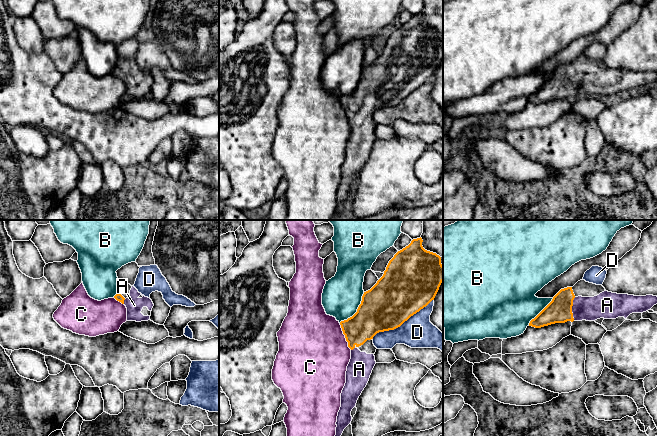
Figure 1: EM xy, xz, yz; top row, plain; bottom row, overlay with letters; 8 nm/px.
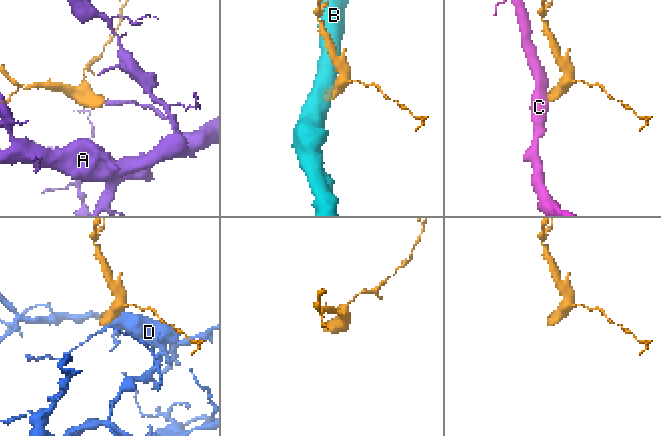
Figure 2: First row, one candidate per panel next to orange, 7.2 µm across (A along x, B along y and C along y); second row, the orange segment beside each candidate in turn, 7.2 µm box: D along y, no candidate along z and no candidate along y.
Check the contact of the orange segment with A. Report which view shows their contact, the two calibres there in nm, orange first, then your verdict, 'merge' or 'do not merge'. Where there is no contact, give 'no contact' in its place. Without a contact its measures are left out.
meets orange in yz; 200 nm thick on the orange side, 190 nm on the other; merge

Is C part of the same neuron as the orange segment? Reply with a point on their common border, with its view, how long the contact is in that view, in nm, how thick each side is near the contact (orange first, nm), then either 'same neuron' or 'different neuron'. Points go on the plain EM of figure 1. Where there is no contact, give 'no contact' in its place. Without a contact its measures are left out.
xz (345, 112) | 240 nm | 260/480 nm | different neuron

